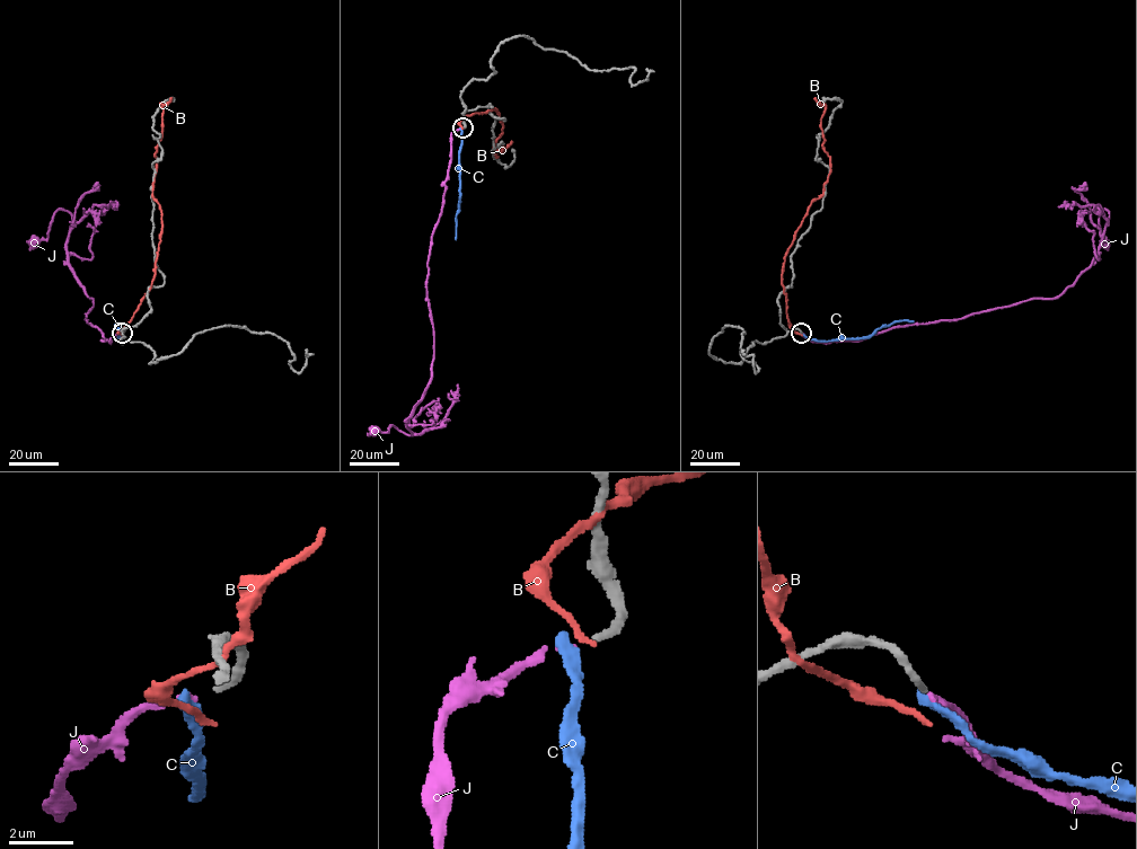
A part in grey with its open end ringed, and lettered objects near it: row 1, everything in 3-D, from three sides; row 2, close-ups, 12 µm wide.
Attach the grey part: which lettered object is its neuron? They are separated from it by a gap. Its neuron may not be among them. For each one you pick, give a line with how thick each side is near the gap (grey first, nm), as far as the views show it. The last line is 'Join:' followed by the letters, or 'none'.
J: 200 nm thick on the grey side, 150 nm on the other
Join: J

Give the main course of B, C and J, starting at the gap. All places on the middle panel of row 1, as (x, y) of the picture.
B: (461, 127), (465, 117), (495, 108), (503, 124), (494, 155), (511, 141)
C: (461, 129), (456, 239)
J: (461, 129), (451, 134), (443, 203), (428, 263), (431, 380), (408, 418), (412, 435), (394, 425), (375, 431)

